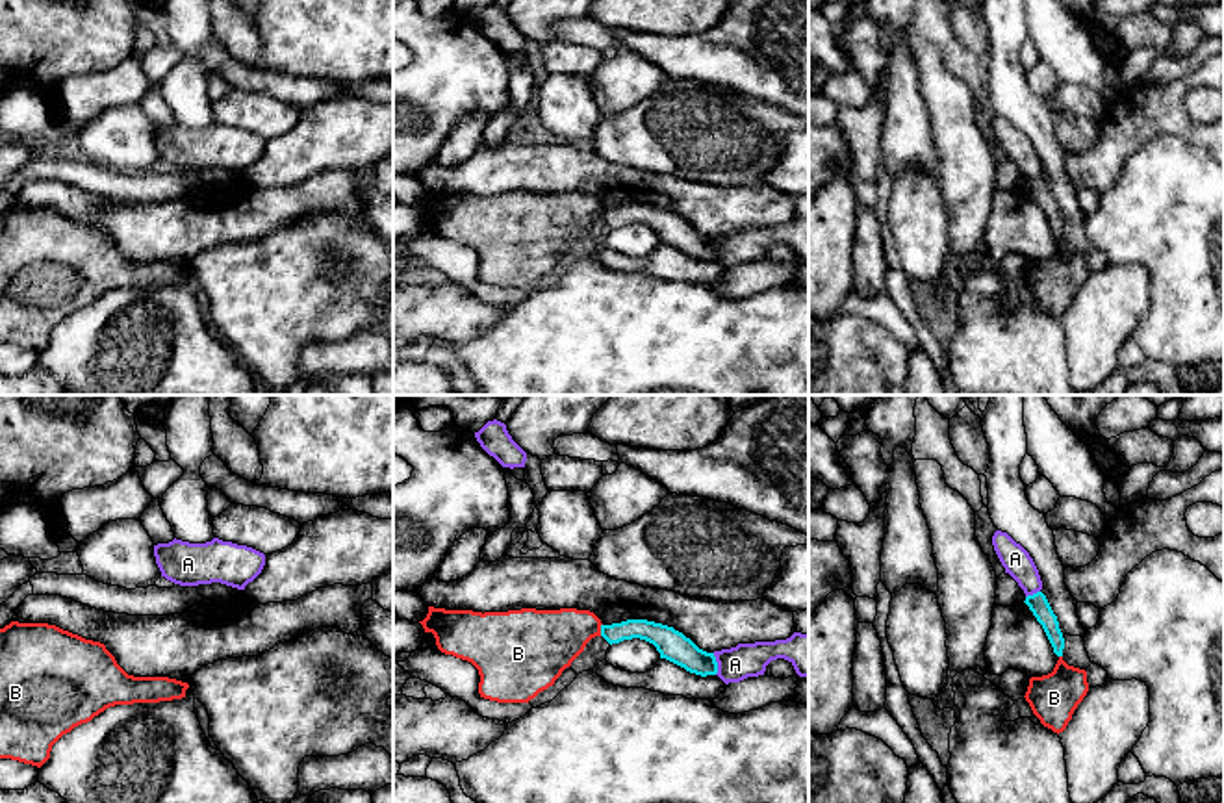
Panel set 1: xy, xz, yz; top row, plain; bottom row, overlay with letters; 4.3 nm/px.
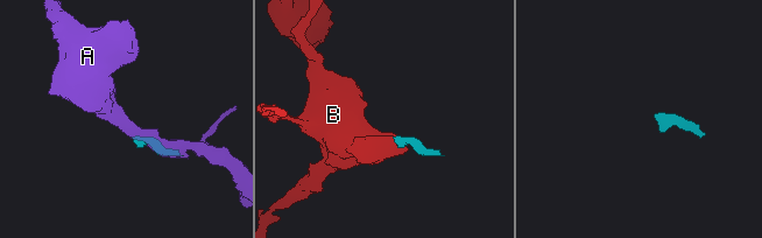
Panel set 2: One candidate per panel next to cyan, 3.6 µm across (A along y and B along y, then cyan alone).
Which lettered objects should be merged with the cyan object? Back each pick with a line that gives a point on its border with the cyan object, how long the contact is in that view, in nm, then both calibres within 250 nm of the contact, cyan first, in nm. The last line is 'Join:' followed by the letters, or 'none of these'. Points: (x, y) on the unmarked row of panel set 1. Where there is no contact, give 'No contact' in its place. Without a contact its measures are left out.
Join: none of these

